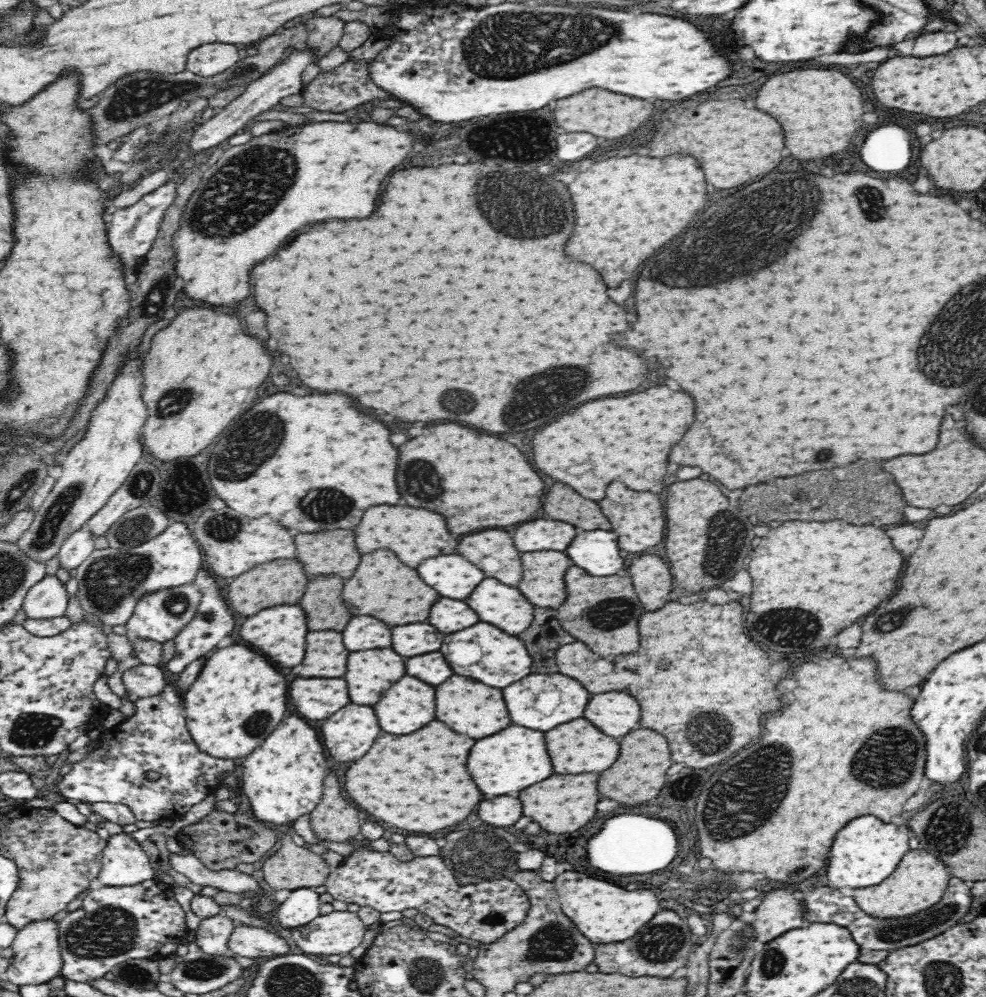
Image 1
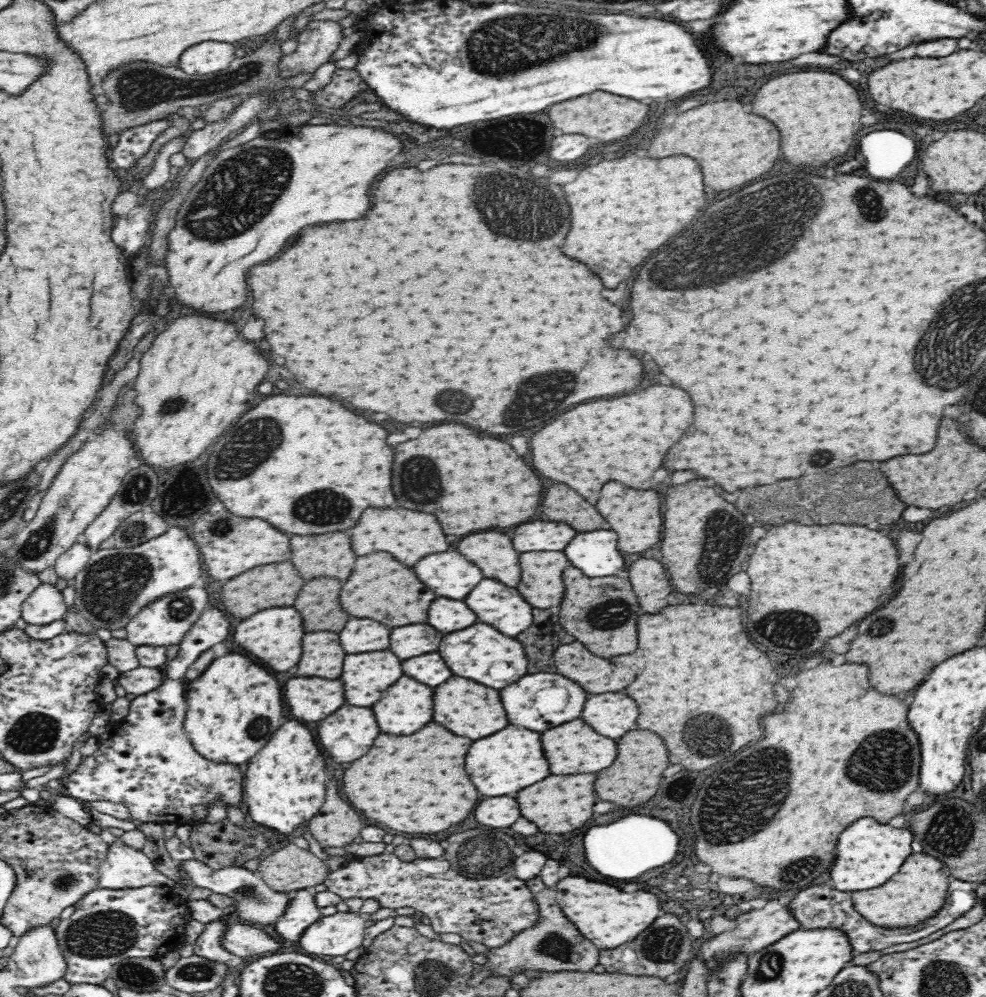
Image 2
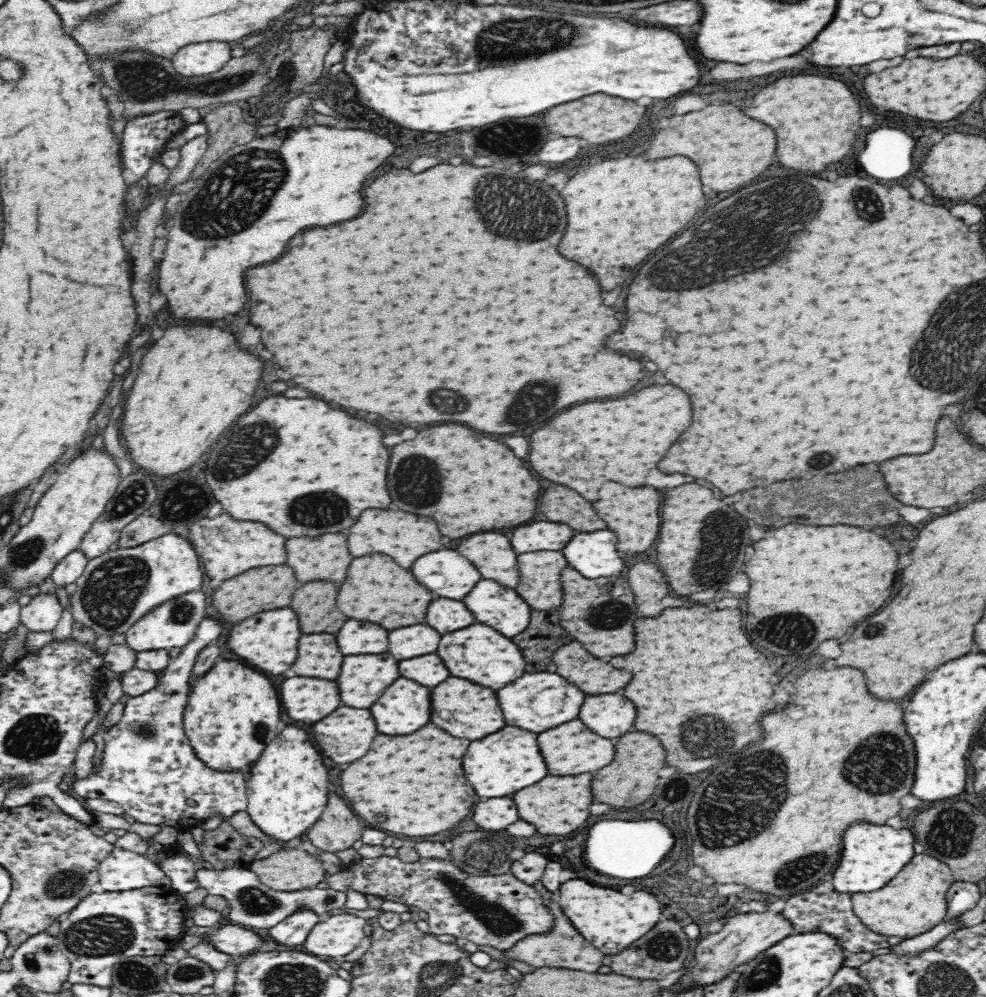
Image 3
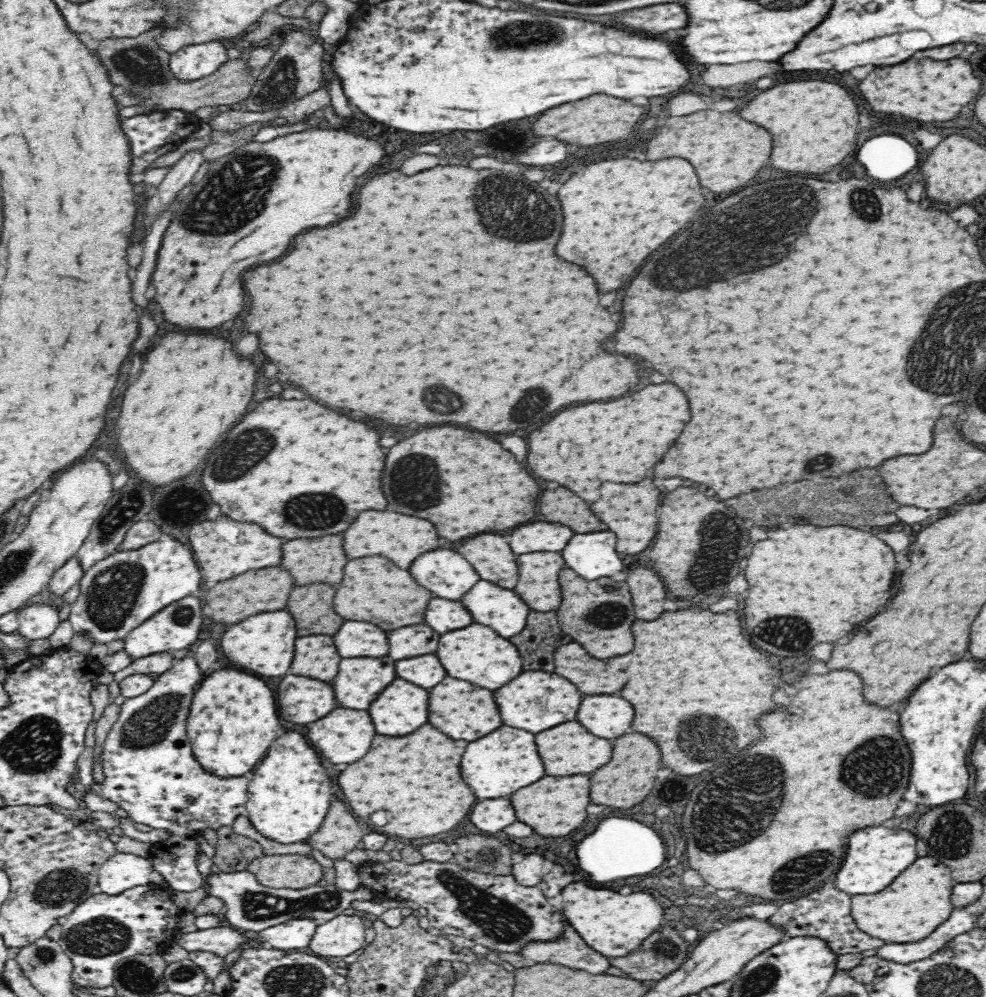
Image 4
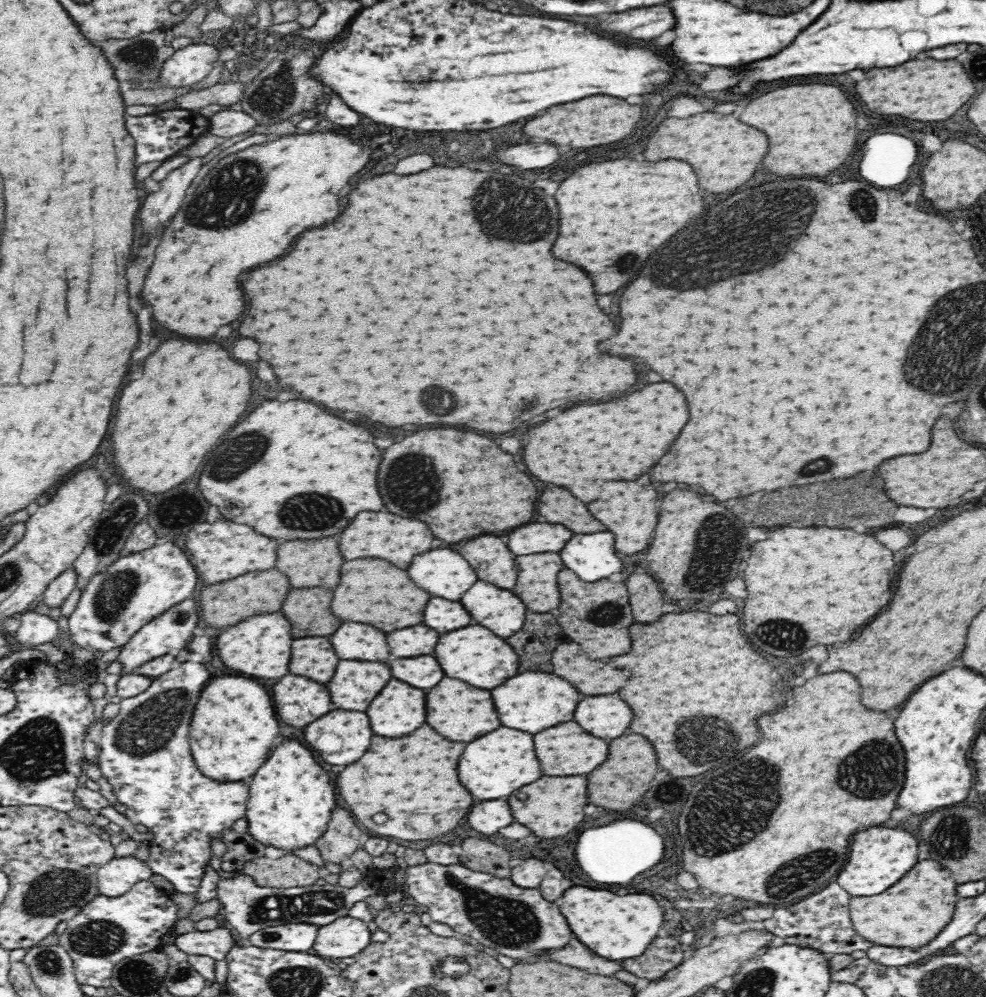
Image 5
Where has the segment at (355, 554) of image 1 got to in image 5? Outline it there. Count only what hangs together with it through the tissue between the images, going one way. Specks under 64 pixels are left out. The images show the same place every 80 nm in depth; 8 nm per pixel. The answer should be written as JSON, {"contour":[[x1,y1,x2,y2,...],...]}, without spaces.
{"contour":[[326,536,320,540,290,540,278,546,276,568,282,570,294,588,312,588,312,586,330,586,336,588,340,582,340,566,344,562,338,550,340,536]]}

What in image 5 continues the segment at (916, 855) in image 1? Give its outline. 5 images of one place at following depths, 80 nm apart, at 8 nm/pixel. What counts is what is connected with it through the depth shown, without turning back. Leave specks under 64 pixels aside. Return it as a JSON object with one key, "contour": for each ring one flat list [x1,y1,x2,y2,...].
{"contour":[[920,860,902,880,878,896,851,897,849,913,855,931,866,940,884,946,918,948,938,936,954,914,958,883,940,862]]}

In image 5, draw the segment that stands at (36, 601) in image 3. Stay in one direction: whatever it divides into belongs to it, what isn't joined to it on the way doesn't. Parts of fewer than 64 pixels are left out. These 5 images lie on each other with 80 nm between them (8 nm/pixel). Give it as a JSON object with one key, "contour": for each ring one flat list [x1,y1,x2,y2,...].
{"contour":[[32,610,19,613,17,617,20,620,20,626,13,636,17,646,23,646,19,650,26,650,26,646,32,648,36,644,53,642,59,633,58,621,50,615]]}

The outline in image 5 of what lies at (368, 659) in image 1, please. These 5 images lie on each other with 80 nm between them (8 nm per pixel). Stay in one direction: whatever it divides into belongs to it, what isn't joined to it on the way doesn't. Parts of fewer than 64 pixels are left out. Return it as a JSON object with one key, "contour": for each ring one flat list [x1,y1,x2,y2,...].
{"contour":[[340,660,328,688,336,708,364,712,388,680,392,680,392,674,386,662]]}

